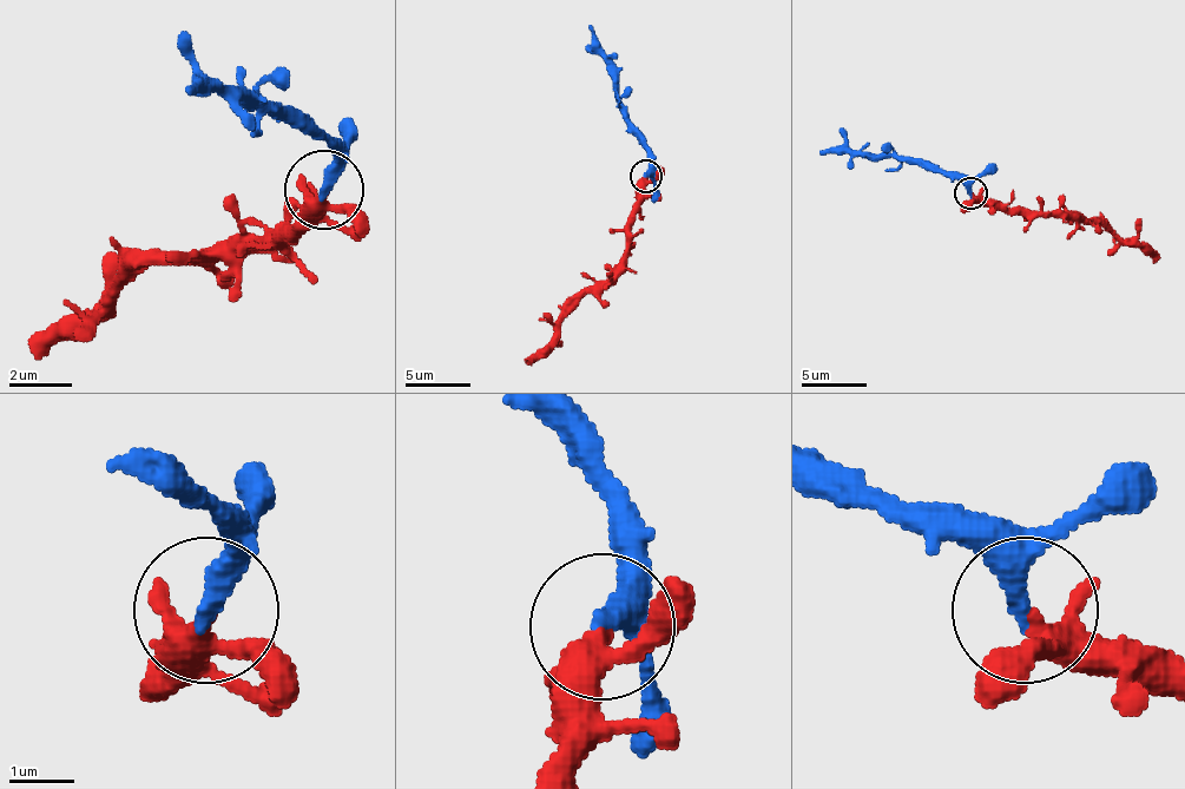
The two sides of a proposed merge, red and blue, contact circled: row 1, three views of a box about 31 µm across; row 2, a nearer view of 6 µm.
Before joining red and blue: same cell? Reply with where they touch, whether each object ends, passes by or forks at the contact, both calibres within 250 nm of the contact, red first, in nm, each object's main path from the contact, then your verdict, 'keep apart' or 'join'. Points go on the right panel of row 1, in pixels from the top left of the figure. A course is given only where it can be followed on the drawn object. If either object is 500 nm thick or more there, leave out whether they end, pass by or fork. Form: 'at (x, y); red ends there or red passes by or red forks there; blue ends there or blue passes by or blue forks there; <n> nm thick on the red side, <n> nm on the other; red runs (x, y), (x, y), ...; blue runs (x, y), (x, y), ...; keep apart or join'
at (970, 192); red forks there; blue ends there; 280 nm thick on the red side, 400 nm on the other; red runs (969, 196), (993, 198), (1021, 211), (1051, 211), (1103, 221), (1154, 257); blue runs (969, 192), (956, 179), (912, 159), (821, 150); join

